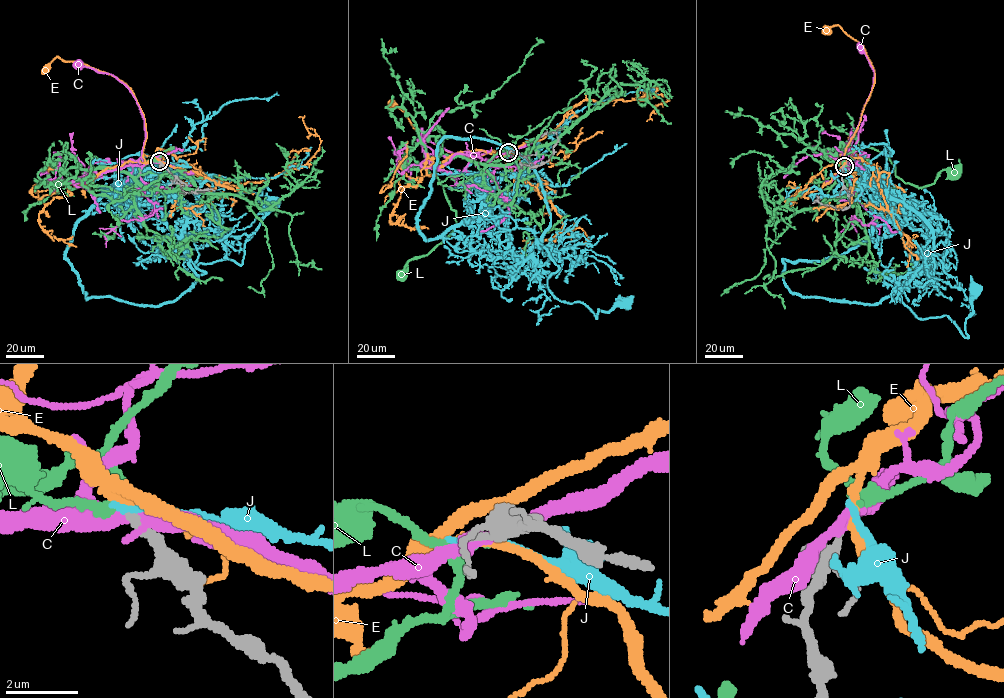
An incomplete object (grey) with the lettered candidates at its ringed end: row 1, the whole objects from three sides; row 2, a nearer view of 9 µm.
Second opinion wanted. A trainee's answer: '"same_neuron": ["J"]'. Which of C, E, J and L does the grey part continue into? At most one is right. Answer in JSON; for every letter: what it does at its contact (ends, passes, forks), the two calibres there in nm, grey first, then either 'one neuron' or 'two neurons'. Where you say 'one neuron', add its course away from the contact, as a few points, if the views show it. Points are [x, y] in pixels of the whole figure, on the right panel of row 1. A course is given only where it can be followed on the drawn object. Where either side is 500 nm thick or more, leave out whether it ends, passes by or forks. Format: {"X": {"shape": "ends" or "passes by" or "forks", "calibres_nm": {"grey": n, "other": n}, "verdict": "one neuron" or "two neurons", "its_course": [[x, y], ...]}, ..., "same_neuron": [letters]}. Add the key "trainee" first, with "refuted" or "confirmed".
{"trainee": "refuted", "C": {"shape": "passes by", "calibres_nm": {"grey": 260, "other": 360}, "verdict": "two neurons"}, "E": {"shape": "forks", "calibres_nm": {"grey": 220, "other": 200}, "verdict": "two neurons"}, "J": {"shape": "ends", "calibres_nm": {"grey": 220, "other": 200}, "verdict": "two neurons"}, "L": {"shape": "passes by", "calibres_nm": {"grey": 200, "other": 300}, "verdict": "two neurons"}, "same_neuron": []}

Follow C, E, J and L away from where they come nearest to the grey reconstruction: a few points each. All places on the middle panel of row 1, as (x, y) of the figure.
C: (509, 152), (482, 160), (479, 152), (494, 150), (468, 156), (447, 151), (425, 138)
E: (509, 151), (500, 154), (491, 150), (494, 153), (474, 156), (448, 152), (421, 136), (392, 103)
J: (509, 151), (524, 158), (513, 251), (537, 265), (541, 245), (559, 268), (548, 291), (595, 317), (625, 304)
L: (509, 152), (493, 162), (460, 156), (442, 164), (435, 176), (456, 211), (455, 226), (402, 275)

